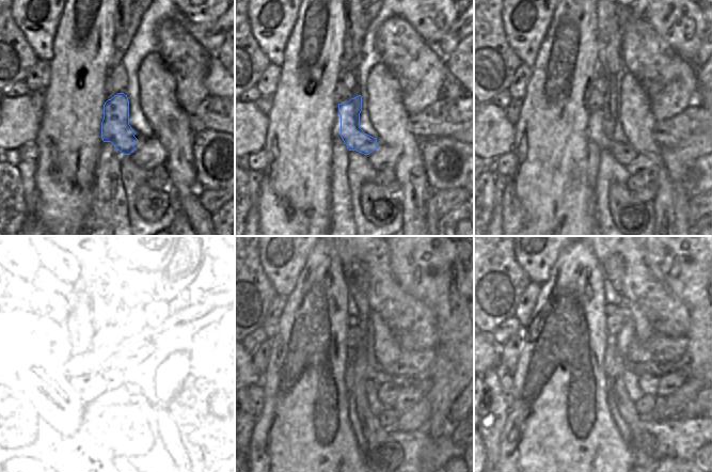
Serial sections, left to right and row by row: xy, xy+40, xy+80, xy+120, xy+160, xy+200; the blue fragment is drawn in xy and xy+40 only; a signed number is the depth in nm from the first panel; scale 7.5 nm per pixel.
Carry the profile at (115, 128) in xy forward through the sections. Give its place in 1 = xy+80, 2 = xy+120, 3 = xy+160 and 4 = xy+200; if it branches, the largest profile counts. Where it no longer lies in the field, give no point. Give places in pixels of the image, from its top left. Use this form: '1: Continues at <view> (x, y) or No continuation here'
1: Continues at xy+80 (595, 131)
2: Continues at xy+120 (136, 374)
3: Continues at xy+160 (375, 373)
4: Continues at xy+200 (620, 379)

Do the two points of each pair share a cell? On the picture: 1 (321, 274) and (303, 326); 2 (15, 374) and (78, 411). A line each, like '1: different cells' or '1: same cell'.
1: same cell
2: different cells

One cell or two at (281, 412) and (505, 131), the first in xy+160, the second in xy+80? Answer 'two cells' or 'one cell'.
two cells

